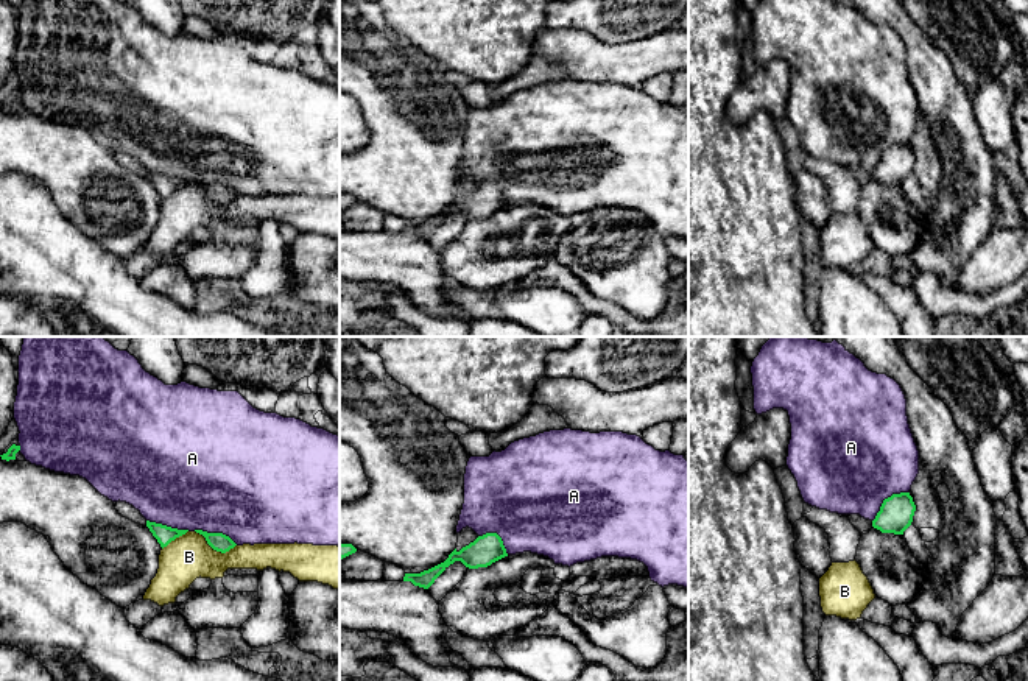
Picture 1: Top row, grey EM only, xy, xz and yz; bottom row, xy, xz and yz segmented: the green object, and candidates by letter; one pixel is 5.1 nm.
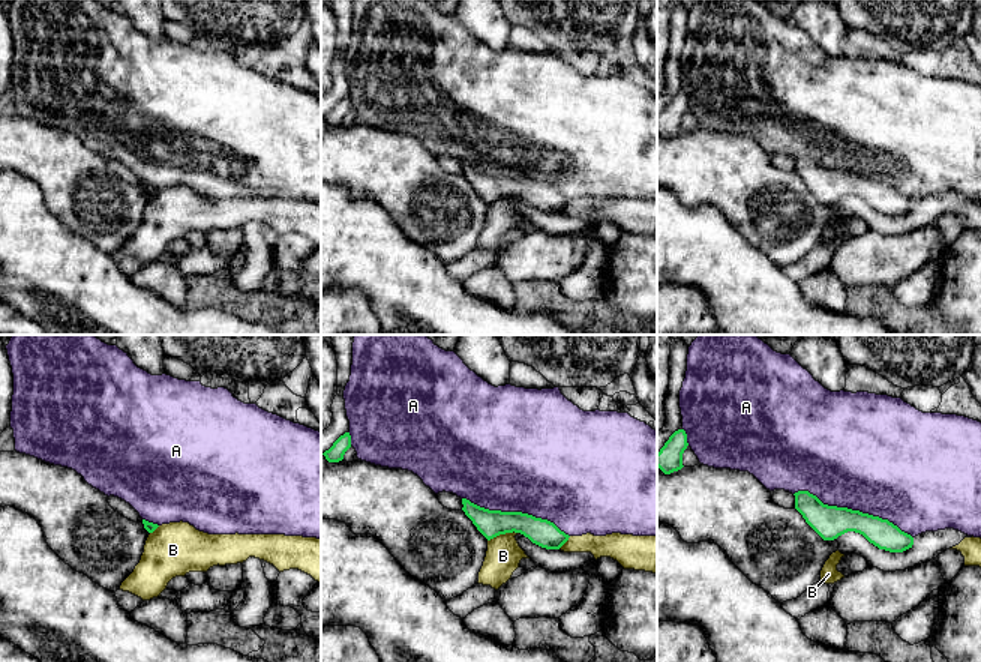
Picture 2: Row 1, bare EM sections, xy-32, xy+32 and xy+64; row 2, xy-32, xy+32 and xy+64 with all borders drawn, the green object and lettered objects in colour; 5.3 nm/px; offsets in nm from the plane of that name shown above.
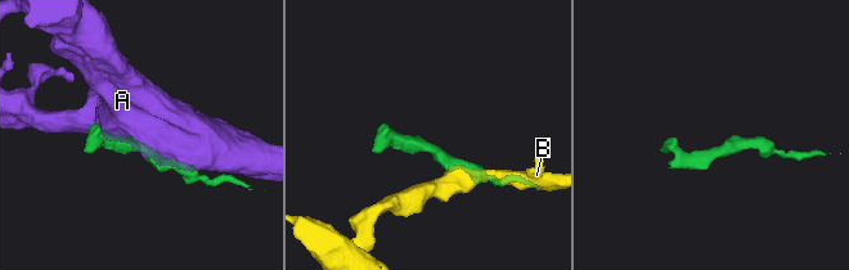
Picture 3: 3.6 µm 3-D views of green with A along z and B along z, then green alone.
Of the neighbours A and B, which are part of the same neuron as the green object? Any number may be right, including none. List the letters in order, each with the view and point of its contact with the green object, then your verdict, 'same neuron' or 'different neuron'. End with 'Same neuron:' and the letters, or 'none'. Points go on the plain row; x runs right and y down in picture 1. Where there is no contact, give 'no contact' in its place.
A: yz (885, 150) | different neuron
B: xy (215, 200) | different neuron
Same neuron: none

